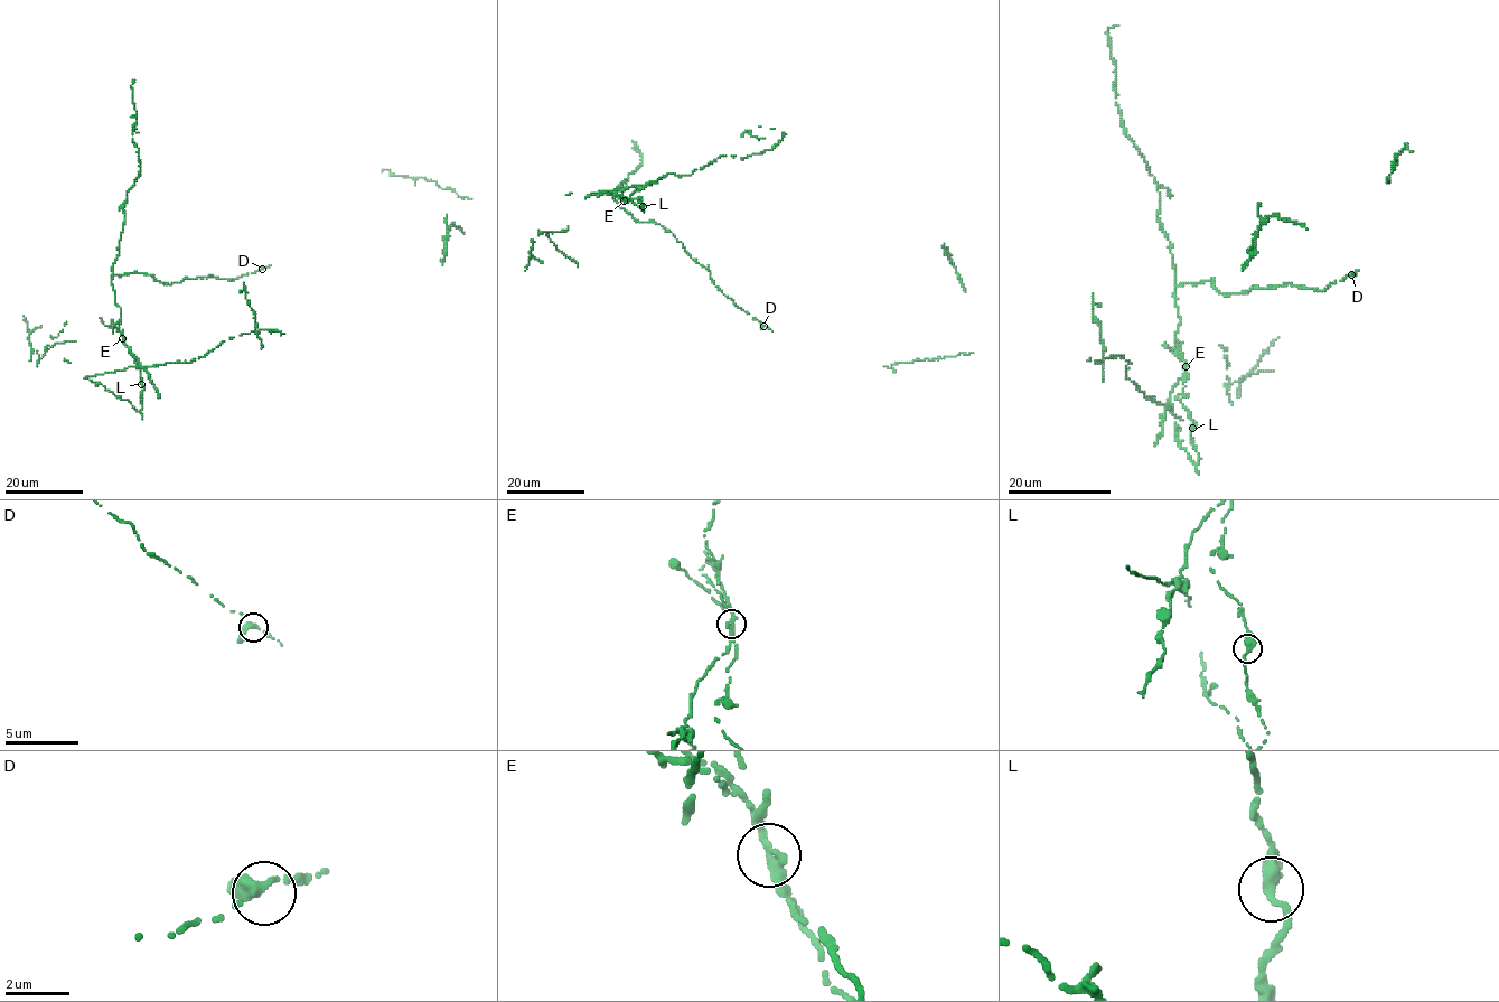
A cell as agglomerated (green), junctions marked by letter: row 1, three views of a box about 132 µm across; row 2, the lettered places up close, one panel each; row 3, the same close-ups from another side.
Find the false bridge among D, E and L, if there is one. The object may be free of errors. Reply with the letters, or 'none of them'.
E

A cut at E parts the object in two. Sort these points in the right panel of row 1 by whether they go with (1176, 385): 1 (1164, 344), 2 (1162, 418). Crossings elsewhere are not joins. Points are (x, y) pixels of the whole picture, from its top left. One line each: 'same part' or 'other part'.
1: same part
2: same part

